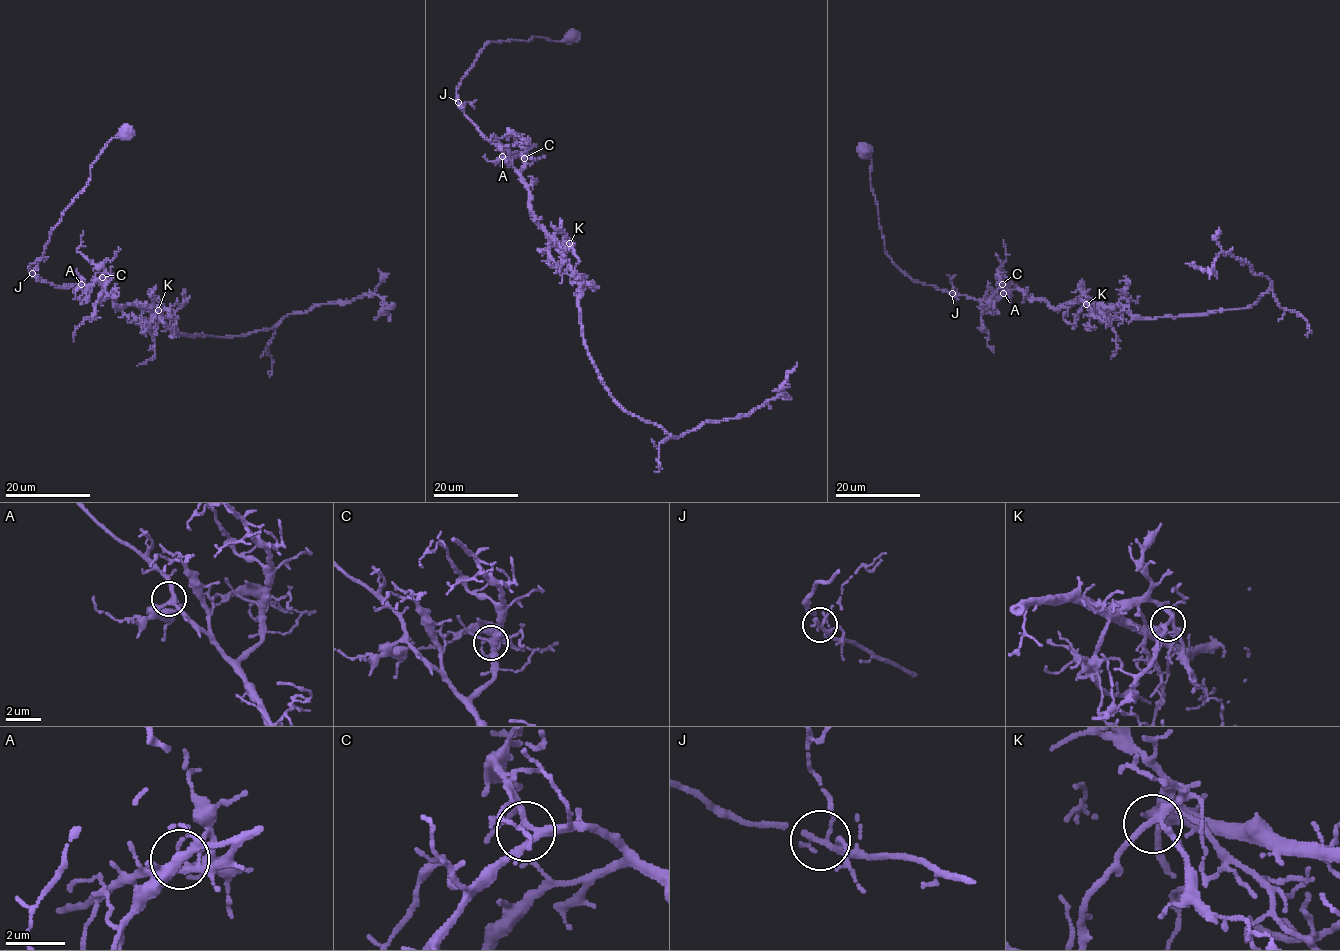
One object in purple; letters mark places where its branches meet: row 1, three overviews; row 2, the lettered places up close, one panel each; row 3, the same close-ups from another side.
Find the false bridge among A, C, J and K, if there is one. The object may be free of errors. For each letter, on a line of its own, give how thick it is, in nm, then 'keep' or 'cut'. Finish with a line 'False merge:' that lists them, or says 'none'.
A: calibre 200 nm; keep
C: calibre 240 nm; keep
J: calibre 190 nm; keep
K: calibre 200 nm; keep
False merge: none

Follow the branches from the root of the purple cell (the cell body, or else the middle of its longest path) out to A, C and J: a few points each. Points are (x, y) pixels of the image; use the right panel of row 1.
A: (1093, 304), (1082, 301), (1052, 308), (1016, 288), (1003, 293)
C: (1093, 304), (1082, 301), (1052, 308), (1044, 301), (1026, 296), (1012, 284), (1002, 284)
J: (1093, 304), (1082, 301), (1052, 308), (1016, 288), (980, 301), (952, 293)

